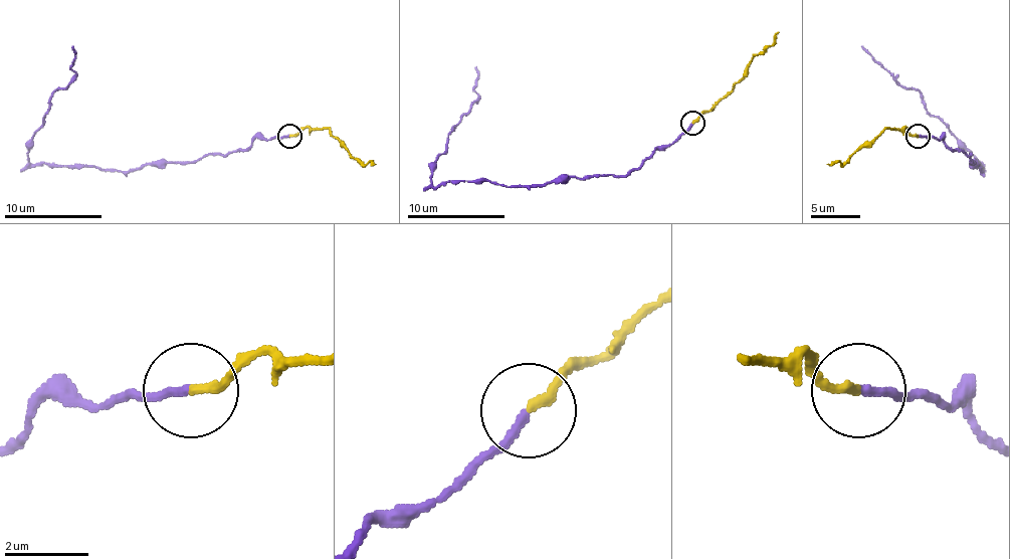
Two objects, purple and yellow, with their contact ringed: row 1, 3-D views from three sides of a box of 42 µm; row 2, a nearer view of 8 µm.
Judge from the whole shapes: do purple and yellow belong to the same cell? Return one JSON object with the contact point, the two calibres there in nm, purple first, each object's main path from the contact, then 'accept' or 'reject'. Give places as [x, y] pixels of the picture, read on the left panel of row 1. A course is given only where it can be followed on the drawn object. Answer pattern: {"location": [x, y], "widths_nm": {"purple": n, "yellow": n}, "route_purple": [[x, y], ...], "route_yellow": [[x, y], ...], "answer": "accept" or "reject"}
{"location": [289, 136], "widths_nm": {"purple": 200, "yellow": 200}, "route_purple": [[290, 137], [128, 171], [32, 163], [27, 141], [42, 127], [49, 97], [74, 77], [71, 45]], "route_yellow": [[290, 137], [308, 127], [327, 129], [366, 163], [376, 163]], "answer": "reject"}

